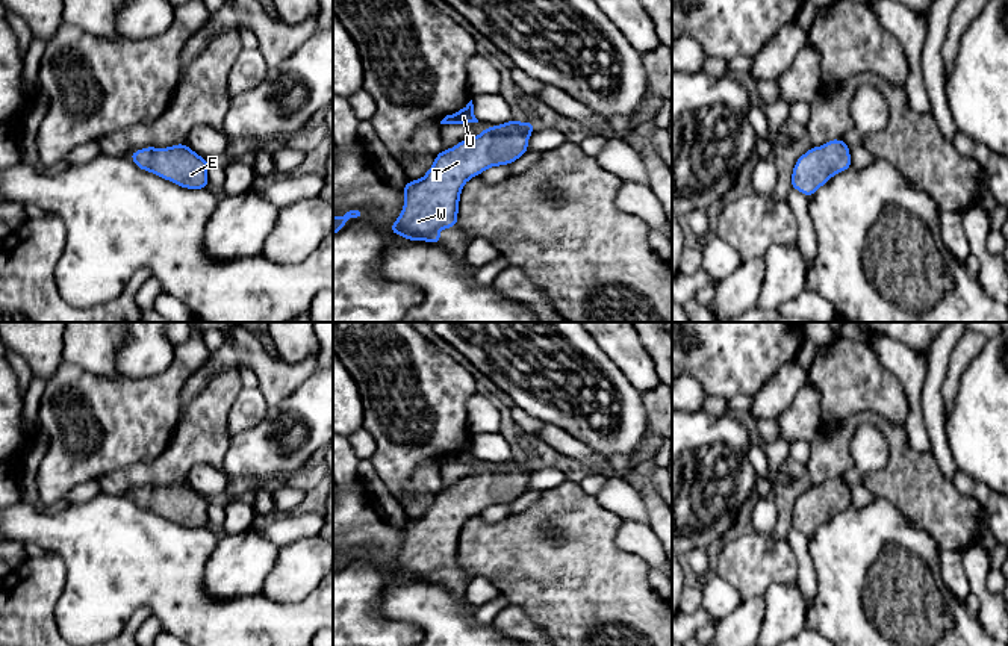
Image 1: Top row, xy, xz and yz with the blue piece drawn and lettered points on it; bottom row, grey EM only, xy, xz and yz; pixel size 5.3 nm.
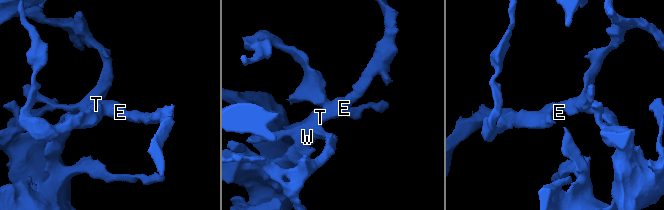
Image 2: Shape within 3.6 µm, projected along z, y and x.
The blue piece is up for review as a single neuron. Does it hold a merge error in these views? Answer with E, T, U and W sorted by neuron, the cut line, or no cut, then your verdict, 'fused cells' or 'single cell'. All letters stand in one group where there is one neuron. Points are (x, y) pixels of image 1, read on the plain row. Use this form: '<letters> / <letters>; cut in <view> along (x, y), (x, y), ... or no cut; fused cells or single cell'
E T U W; no cut; single cell

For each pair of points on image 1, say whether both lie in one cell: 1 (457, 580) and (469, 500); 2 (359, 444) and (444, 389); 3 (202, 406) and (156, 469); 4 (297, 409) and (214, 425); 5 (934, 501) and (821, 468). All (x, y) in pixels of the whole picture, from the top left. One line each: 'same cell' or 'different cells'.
1: same cell
2: different cells
3: same cell
4: different cells
5: same cell

